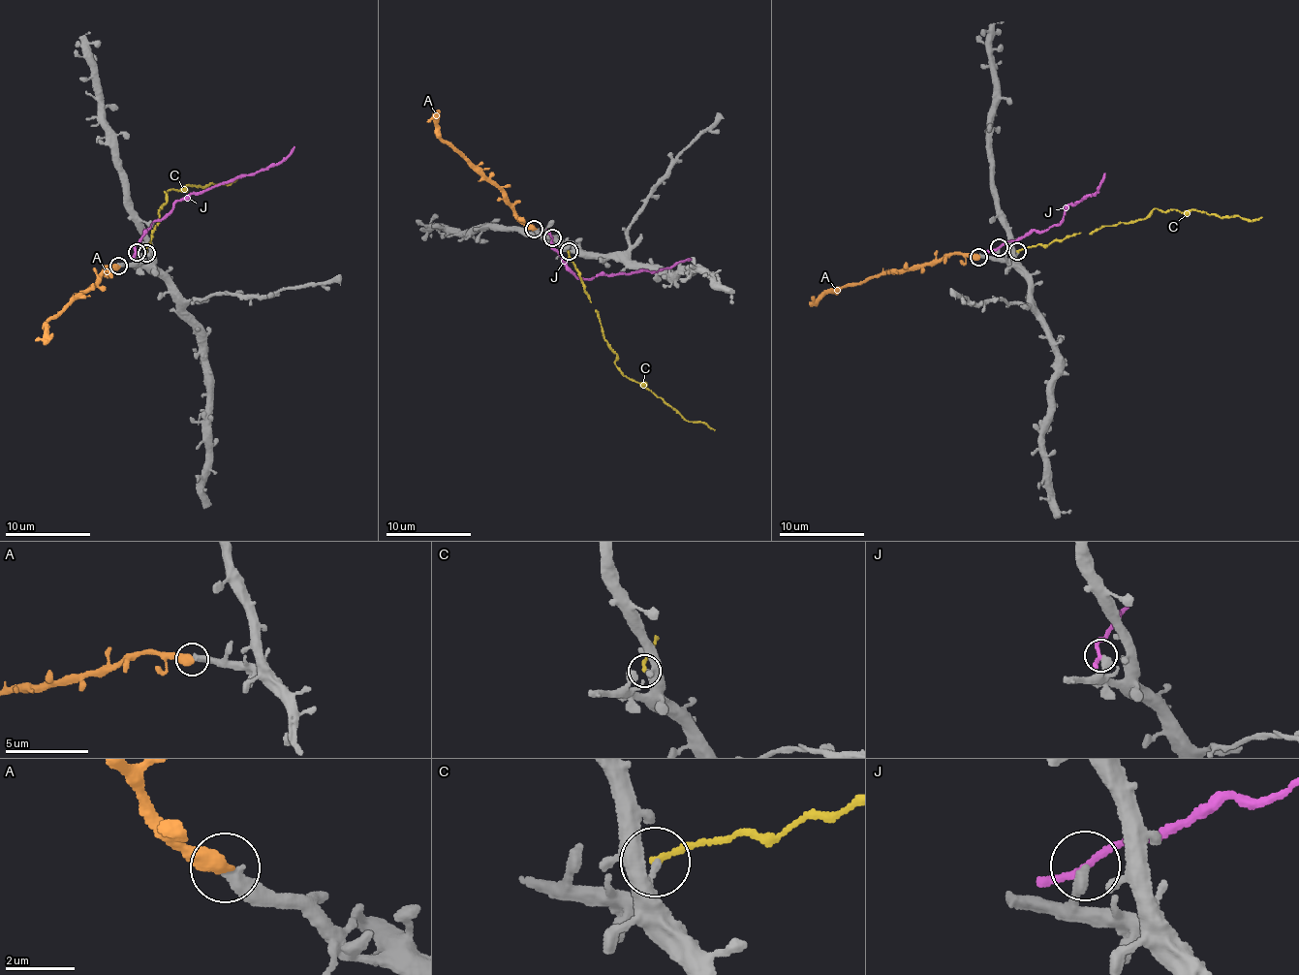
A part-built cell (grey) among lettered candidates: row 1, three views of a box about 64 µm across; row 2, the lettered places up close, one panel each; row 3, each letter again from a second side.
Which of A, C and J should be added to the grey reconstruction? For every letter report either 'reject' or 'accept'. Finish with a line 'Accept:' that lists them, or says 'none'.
A: accept
C: reject
J: reject
Accept: A

